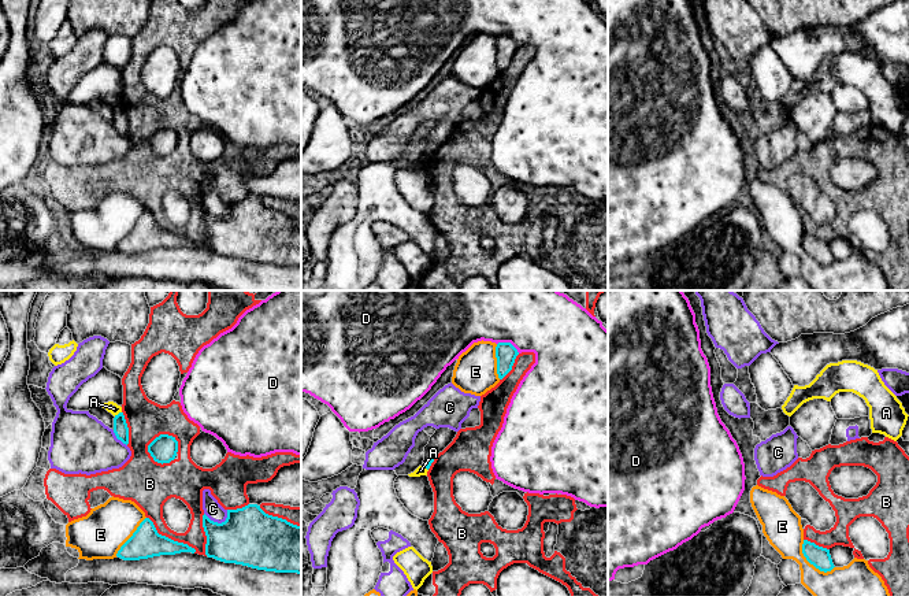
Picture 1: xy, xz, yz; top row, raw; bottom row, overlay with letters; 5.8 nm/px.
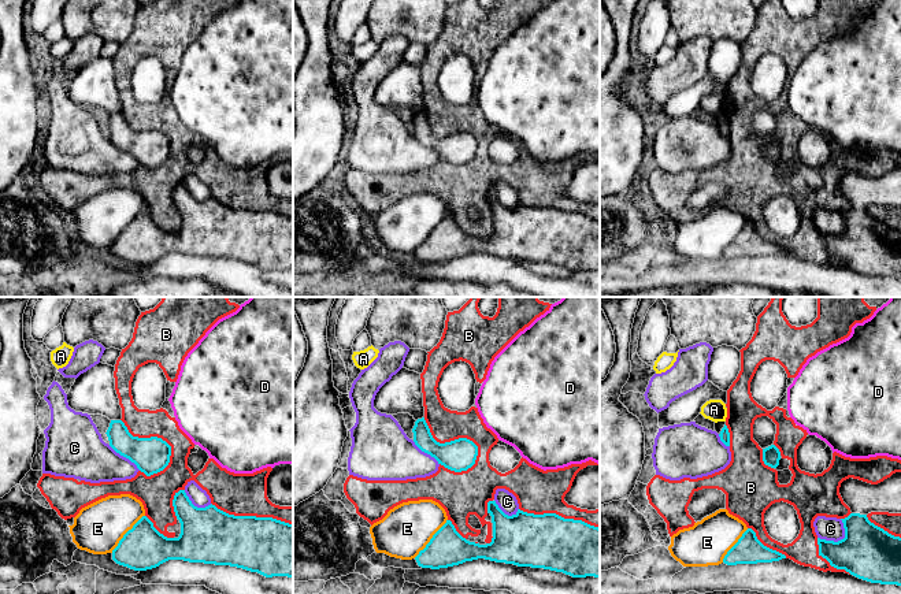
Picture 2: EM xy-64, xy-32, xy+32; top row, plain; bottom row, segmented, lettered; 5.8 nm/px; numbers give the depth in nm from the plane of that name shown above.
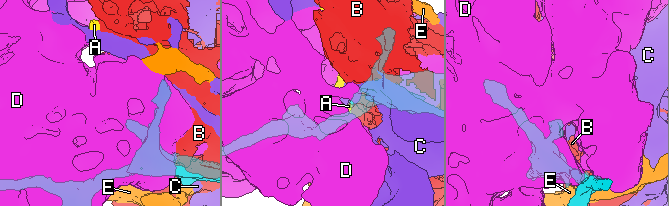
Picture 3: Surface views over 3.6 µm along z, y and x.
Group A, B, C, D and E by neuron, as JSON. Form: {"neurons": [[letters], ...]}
{"neurons": [["A"], ["B"], ["C"], ["D"], ["E"]]}

